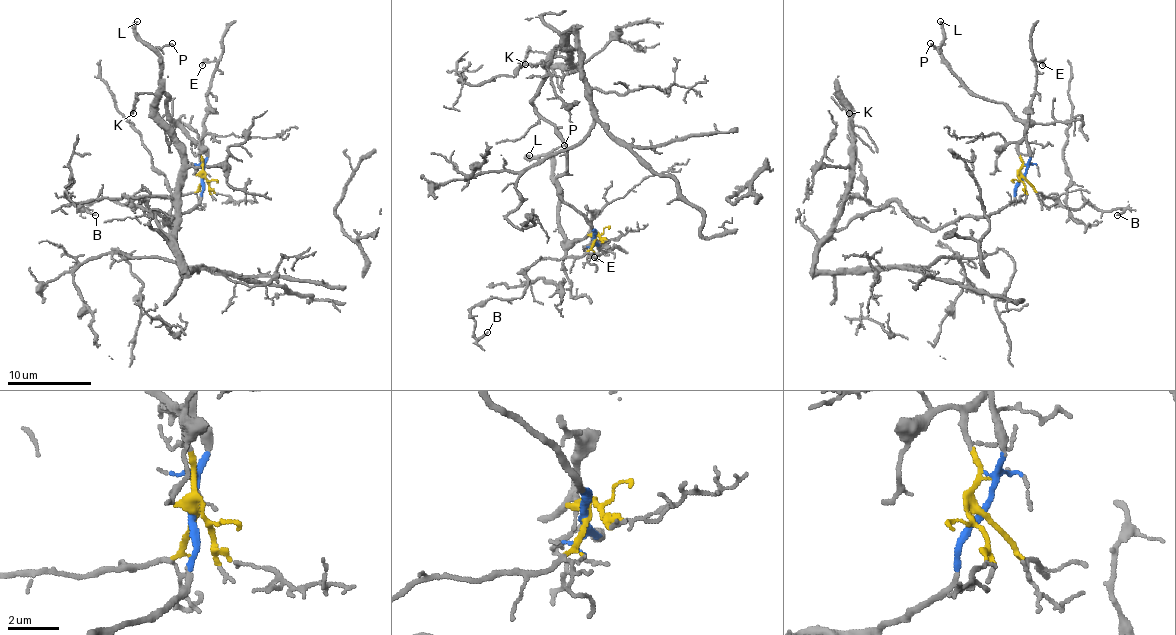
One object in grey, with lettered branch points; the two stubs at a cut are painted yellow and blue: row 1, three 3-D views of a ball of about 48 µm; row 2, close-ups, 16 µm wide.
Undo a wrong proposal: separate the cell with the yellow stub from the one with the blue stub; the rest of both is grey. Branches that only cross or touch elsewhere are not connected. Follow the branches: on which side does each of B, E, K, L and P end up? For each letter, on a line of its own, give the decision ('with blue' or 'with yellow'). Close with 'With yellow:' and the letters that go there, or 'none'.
B: with yellow
E: with blue
K: with blue
L: with yellow
P: with yellow
With yellow: B, L, P

